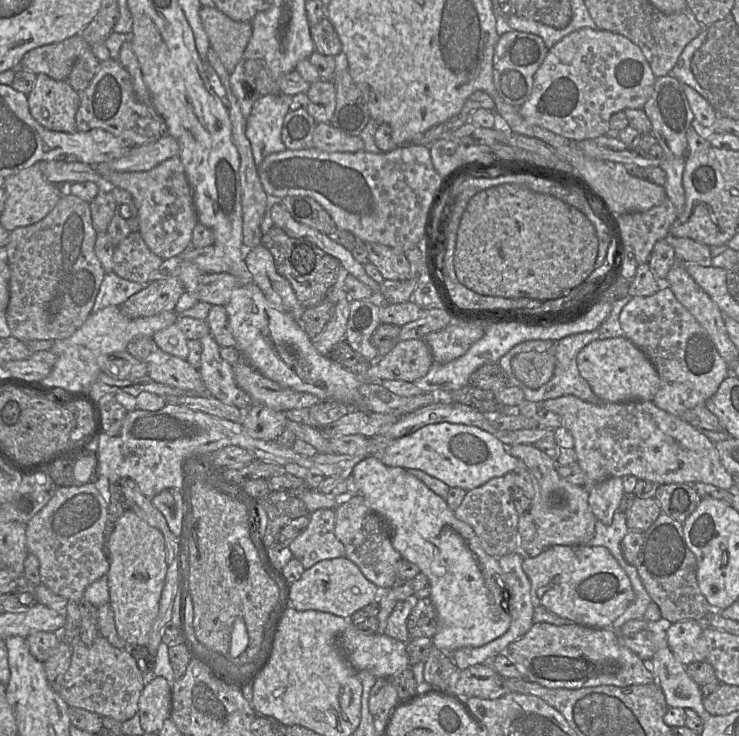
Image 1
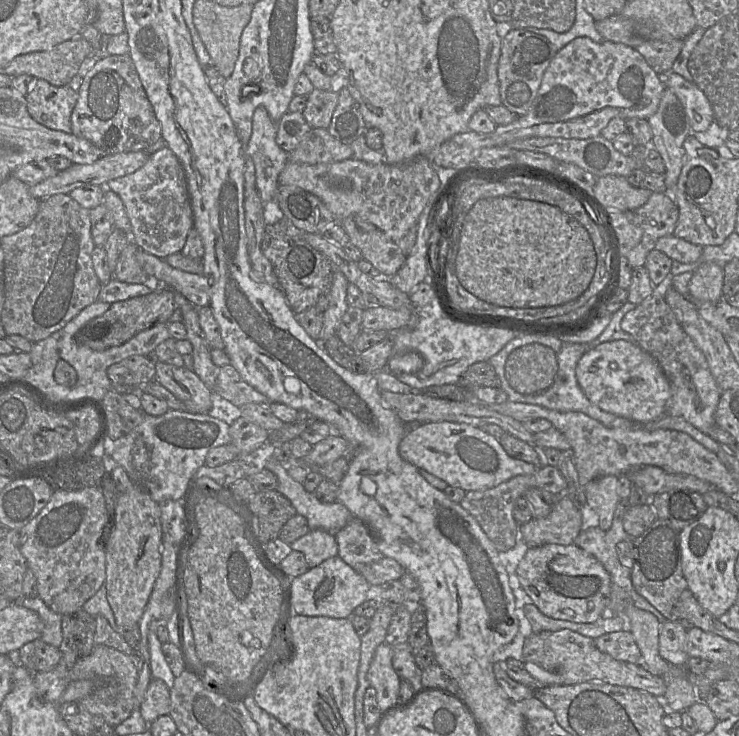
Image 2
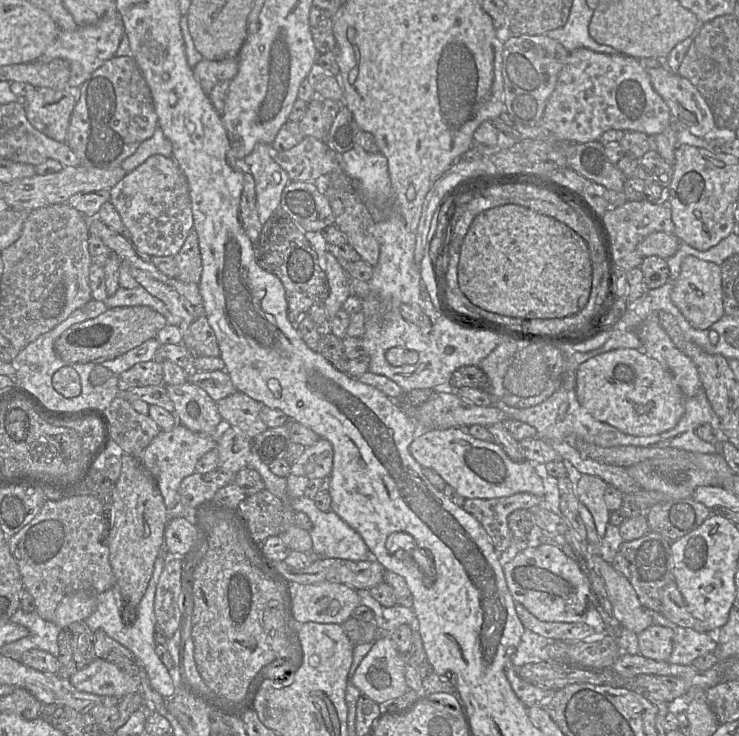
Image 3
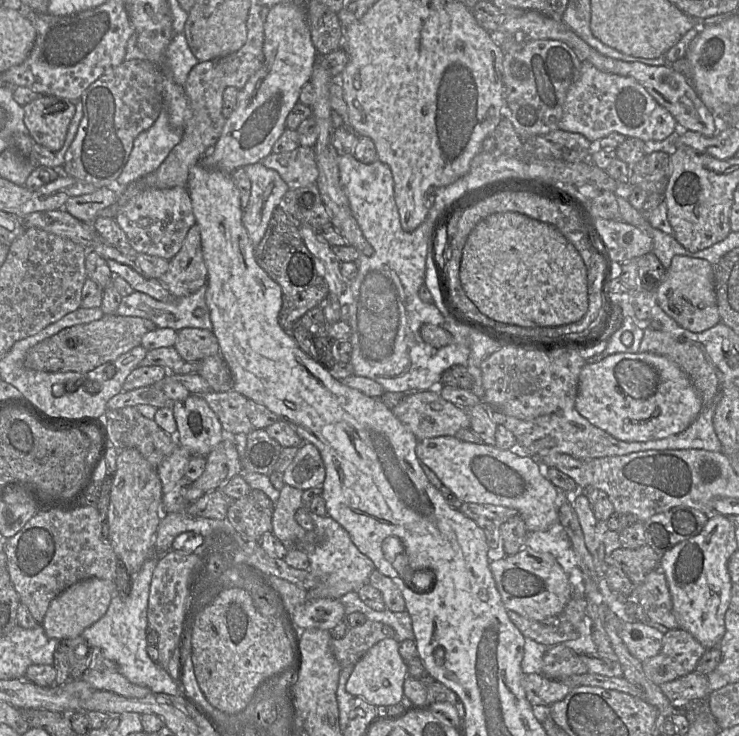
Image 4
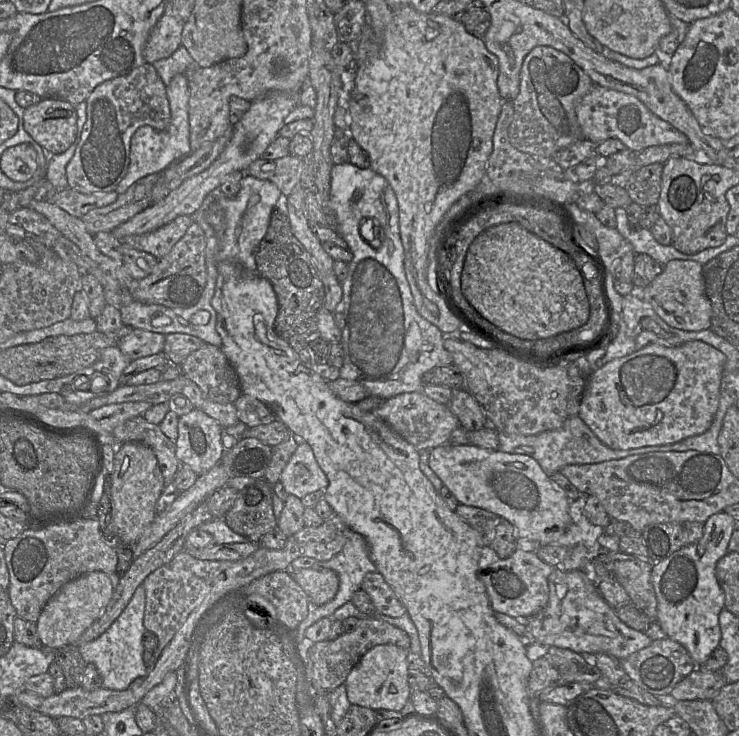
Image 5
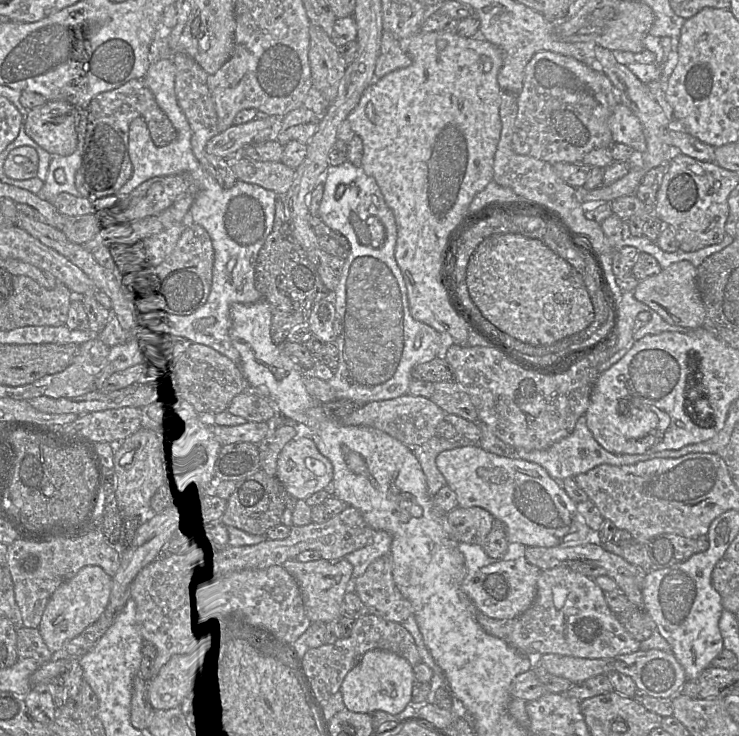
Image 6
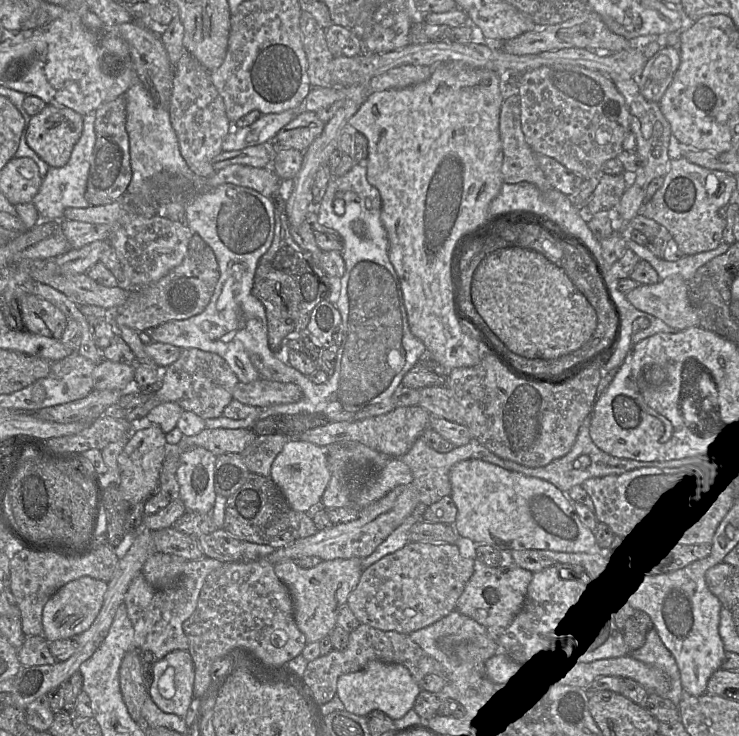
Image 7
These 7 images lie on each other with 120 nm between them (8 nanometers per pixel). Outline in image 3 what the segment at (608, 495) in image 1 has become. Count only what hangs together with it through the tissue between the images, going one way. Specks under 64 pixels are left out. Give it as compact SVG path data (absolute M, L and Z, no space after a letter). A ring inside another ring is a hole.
M571 466L574 472L574 485L579 502L583 503L595 522L597 534L600 539L605 535L609 524L610 511L604 501L604 493L608 484L601 478L588 474L580 474Z

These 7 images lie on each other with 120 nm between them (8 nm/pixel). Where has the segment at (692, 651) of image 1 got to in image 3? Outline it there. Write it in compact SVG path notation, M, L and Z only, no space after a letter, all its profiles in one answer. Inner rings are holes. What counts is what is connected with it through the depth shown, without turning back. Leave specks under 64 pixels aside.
M651 625L637 634L639 654L655 661L667 662L673 645L674 630Z

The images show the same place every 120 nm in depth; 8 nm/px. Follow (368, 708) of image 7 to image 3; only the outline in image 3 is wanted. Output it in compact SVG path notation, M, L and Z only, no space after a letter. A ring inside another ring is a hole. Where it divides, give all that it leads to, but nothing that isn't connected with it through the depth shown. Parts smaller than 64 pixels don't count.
M389 635L377 639L358 665L352 683L378 704L385 704L407 692L406 662Z

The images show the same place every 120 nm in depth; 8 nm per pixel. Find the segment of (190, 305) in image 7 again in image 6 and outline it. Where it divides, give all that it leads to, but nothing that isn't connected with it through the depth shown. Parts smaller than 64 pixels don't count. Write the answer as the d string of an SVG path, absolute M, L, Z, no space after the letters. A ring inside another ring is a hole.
M196 223L187 225L169 257L156 265L145 266L135 276L121 278L123 296L138 316L151 313L191 313L207 301L212 285L213 264L214 249L209 234Z

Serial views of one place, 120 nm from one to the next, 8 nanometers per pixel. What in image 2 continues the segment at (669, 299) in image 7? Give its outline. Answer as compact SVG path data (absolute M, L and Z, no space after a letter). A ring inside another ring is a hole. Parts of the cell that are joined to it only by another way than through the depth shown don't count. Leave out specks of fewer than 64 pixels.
M716 263L701 264L689 283L690 298L694 302L717 303L723 298L723 267Z

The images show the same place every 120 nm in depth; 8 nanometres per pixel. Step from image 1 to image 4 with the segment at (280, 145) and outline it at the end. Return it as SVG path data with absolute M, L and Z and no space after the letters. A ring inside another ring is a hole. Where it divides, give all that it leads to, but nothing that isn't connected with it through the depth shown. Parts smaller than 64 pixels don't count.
M262 162L246 165L243 169L251 182L251 194L247 207L243 209L242 223L255 252L274 209L283 205L289 188L275 170L267 168Z

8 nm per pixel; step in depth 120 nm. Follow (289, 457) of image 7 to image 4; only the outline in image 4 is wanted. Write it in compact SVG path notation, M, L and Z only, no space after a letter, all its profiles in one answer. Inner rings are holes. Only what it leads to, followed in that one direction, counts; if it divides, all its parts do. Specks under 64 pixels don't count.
M303 443L291 464L283 472L284 483L300 490L321 487L326 476L323 459L318 448Z

